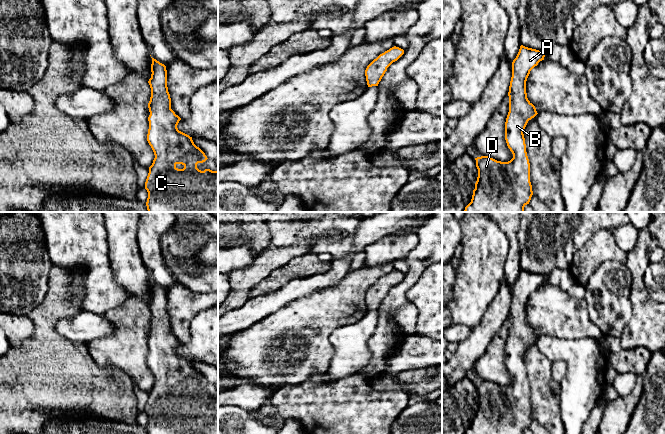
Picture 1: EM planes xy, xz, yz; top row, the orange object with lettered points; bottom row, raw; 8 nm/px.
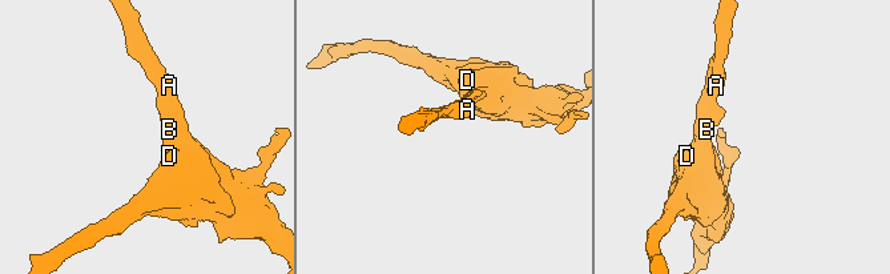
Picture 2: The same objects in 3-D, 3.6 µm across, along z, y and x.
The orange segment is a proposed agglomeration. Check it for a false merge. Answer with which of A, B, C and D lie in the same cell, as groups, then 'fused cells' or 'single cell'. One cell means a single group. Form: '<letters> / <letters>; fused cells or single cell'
A B C D; single cell

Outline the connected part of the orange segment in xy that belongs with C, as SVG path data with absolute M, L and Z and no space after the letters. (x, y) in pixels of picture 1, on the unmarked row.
M152 282L151 296L148 305L151 321L148 327L150 339L147 365L155 382L145 406L147 434L218 434L218 394L201 395L197 392L198 387L208 382L194 368L192 361L177 352L181 342L171 333L166 290Z

